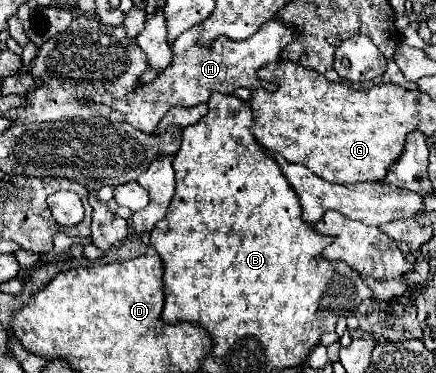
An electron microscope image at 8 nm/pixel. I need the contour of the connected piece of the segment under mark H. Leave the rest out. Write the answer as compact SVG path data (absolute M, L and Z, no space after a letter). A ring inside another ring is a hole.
M274 19L274 21L266 23L266 27L262 27L254 37L248 37L244 41L230 41L228 37L218 37L210 49L202 49L196 45L200 31L202 31L202 27L198 25L186 33L182 33L176 39L176 43L172 45L174 63L170 65L170 69L160 73L152 83L130 91L122 101L110 103L112 109L116 109L124 115L126 123L130 123L132 127L136 127L144 133L152 133L152 131L156 131L158 123L162 121L162 117L166 115L168 109L194 107L198 103L208 101L214 91L232 93L238 87L246 87L246 89L262 87L266 91L276 91L276 85L260 81L256 71L260 67L266 67L272 61L278 61L280 51L296 37L296 31L292 27Z

